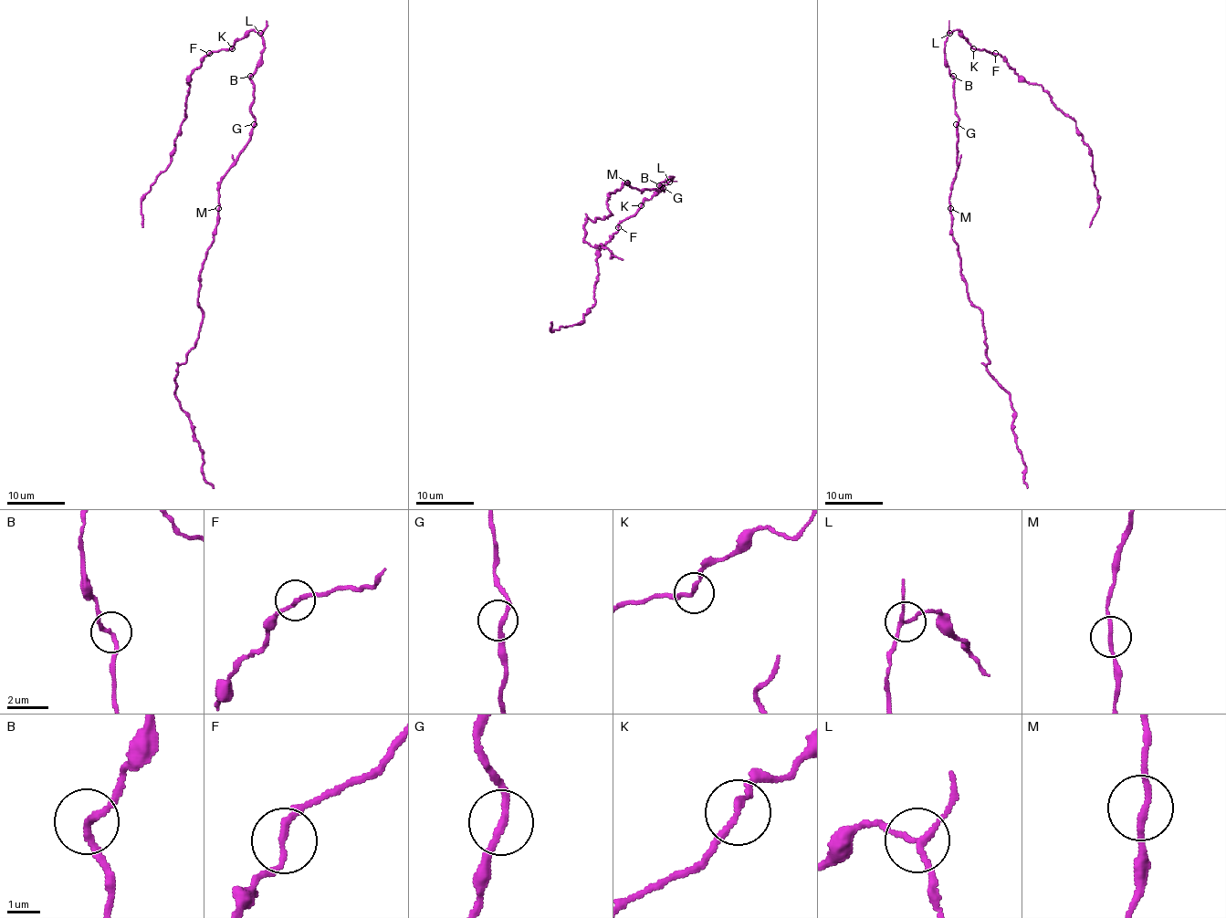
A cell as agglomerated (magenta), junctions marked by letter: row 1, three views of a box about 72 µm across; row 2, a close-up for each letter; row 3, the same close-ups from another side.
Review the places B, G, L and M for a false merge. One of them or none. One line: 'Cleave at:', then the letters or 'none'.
Cleave at: L

